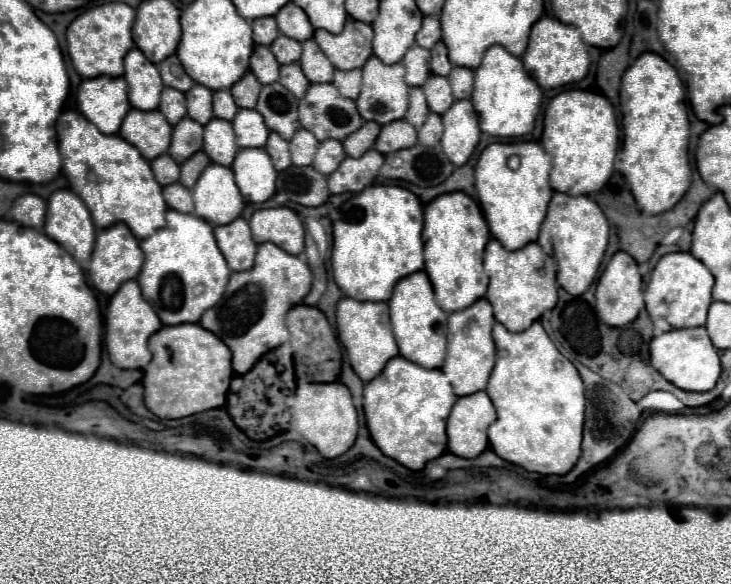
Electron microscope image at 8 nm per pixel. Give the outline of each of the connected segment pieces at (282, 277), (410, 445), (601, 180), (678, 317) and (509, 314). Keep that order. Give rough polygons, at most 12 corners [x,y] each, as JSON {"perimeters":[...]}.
{"perimeters":[[[271,242],[201,316],[245,374],[289,340],[311,270]],[[395,356],[364,385],[375,446],[409,470],[447,450],[457,396]],[[565,90],[543,118],[551,188],[599,192],[619,126],[603,94]],[[665,254],[645,288],[659,332],[705,326],[713,274]],[[537,242],[485,248],[493,316],[527,330],[557,304],[555,262]]]}

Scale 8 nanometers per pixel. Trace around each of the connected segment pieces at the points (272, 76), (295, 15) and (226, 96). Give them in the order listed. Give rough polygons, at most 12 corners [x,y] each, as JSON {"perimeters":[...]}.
{"perimeters":[[[255,46],[251,72],[261,84],[279,80],[269,46]],[[293,2],[277,18],[279,32],[305,42],[313,36],[307,14]],[[229,90],[213,94],[213,116],[233,120],[237,104]]]}

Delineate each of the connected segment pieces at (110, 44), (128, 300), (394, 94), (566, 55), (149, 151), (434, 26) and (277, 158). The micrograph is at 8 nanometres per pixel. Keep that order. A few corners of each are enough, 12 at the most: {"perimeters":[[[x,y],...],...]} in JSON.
{"perimeters":[[[109,2],[67,28],[83,78],[123,76],[135,10]],[[135,280],[105,314],[105,346],[117,368],[153,366],[149,340],[161,326]],[[365,62],[357,110],[363,120],[405,118],[405,68]],[[543,16],[521,56],[547,90],[583,80],[579,30]],[[131,108],[119,134],[143,158],[169,150],[173,126],[159,110]],[[425,16],[417,44],[431,50],[441,40],[437,16]],[[277,132],[265,146],[277,172],[291,166],[289,142]]]}

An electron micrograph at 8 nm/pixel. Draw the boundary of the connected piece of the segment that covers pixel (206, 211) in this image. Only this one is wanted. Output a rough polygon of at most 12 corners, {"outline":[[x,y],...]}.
{"outline":[[209,164],[191,190],[195,214],[211,226],[241,216],[233,170]]}

